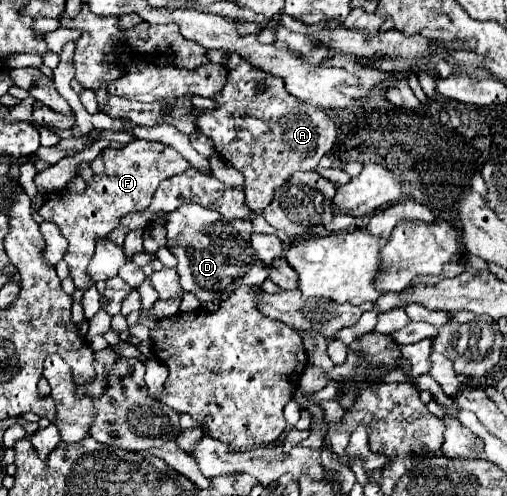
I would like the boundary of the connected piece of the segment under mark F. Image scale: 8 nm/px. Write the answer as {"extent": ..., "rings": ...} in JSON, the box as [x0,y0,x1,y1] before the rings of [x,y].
{"extent":[39,138,189,290],"rings":[[[139,138],[125,144],[123,148],[105,148],[101,156],[105,160],[107,178],[95,176],[93,182],[87,184],[87,190],[83,194],[69,194],[67,190],[51,194],[39,208],[43,220],[57,224],[61,228],[61,234],[69,242],[65,262],[69,264],[69,272],[75,286],[81,290],[95,286],[95,282],[87,274],[87,266],[95,252],[95,238],[107,236],[113,228],[117,228],[121,216],[145,210],[151,204],[153,194],[163,180],[181,174],[189,168],[189,162],[171,146]]]}

